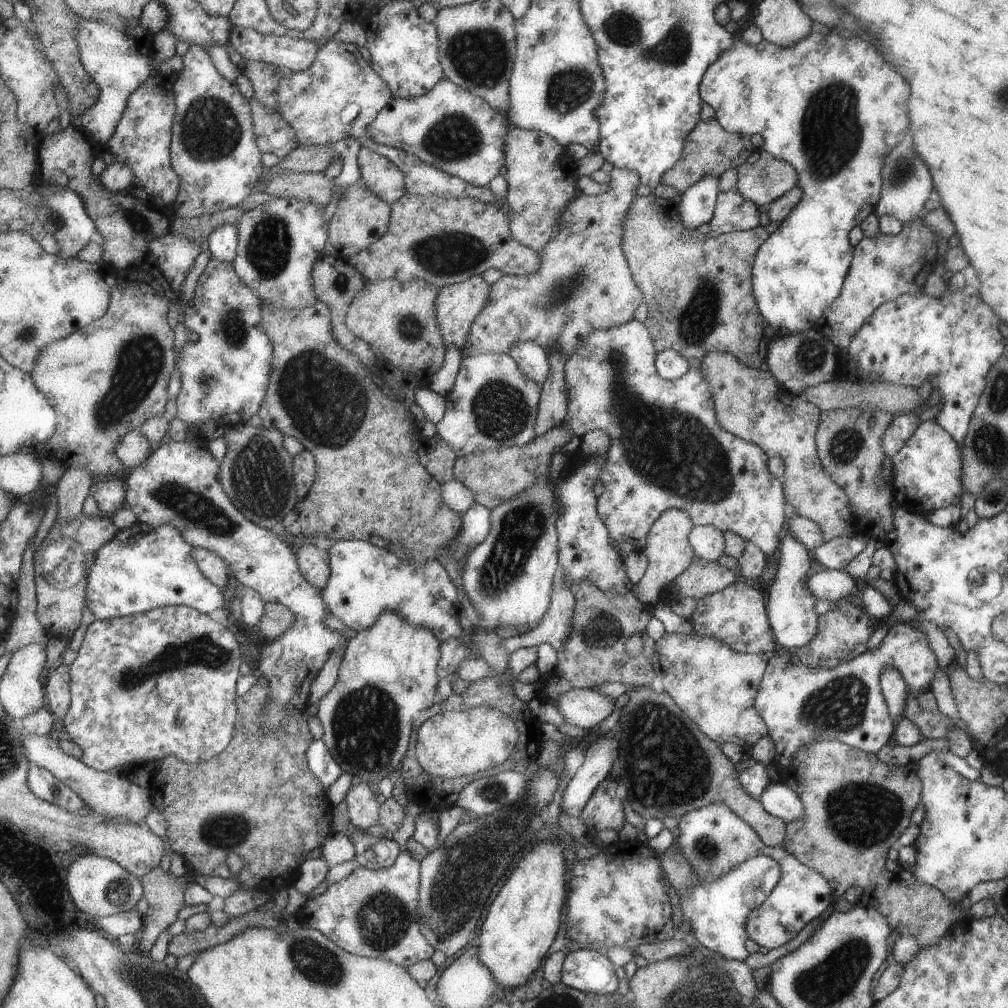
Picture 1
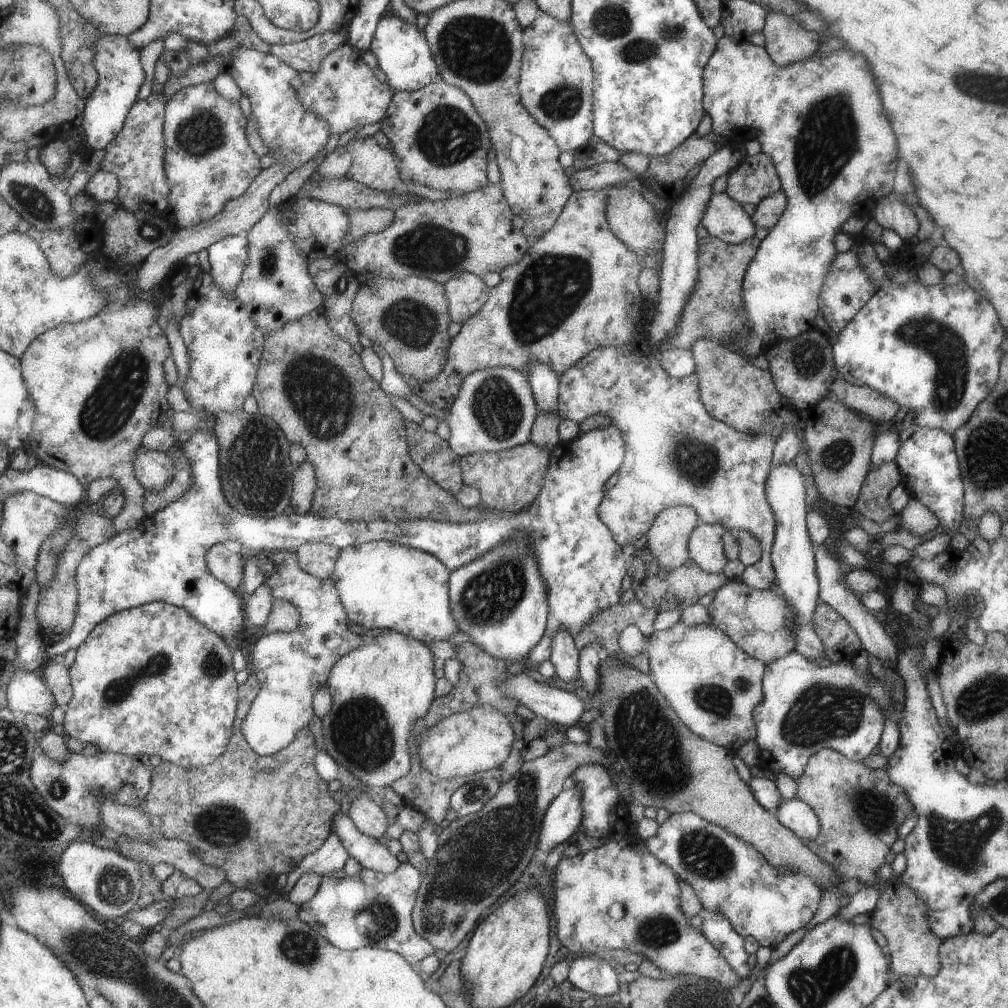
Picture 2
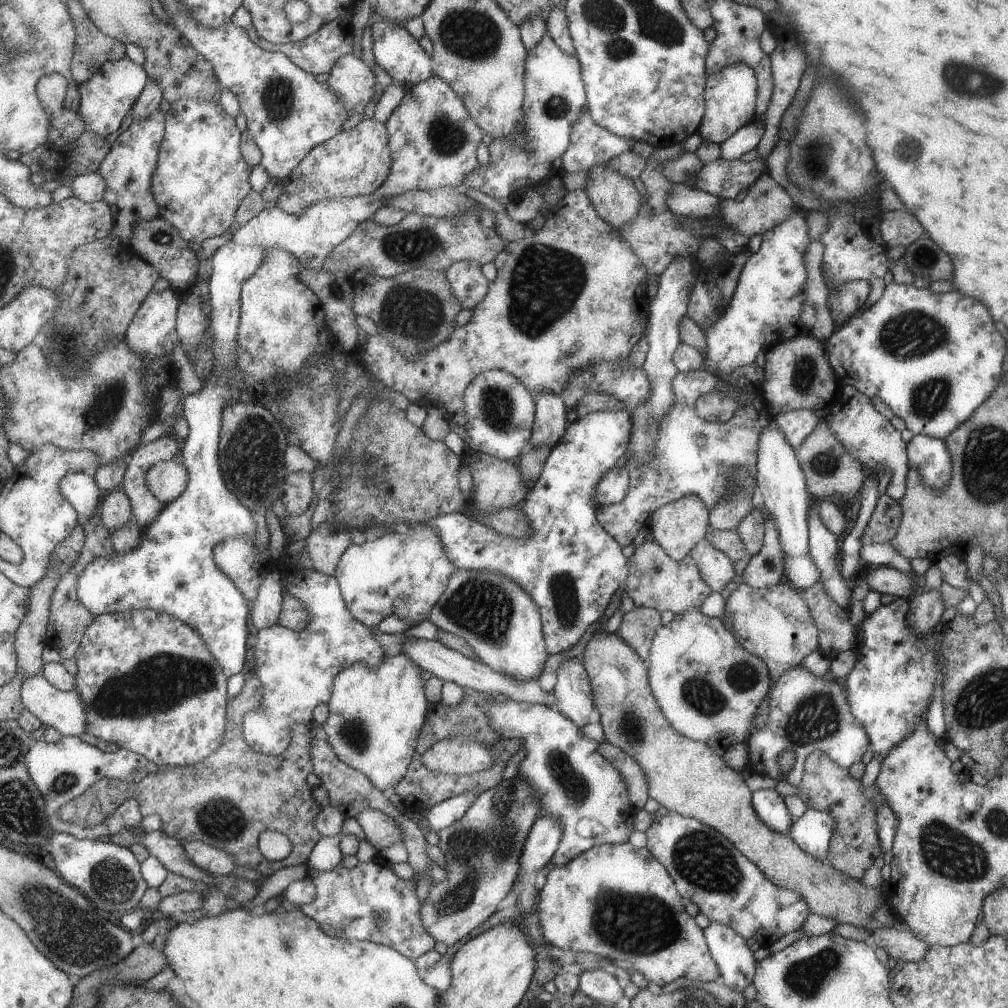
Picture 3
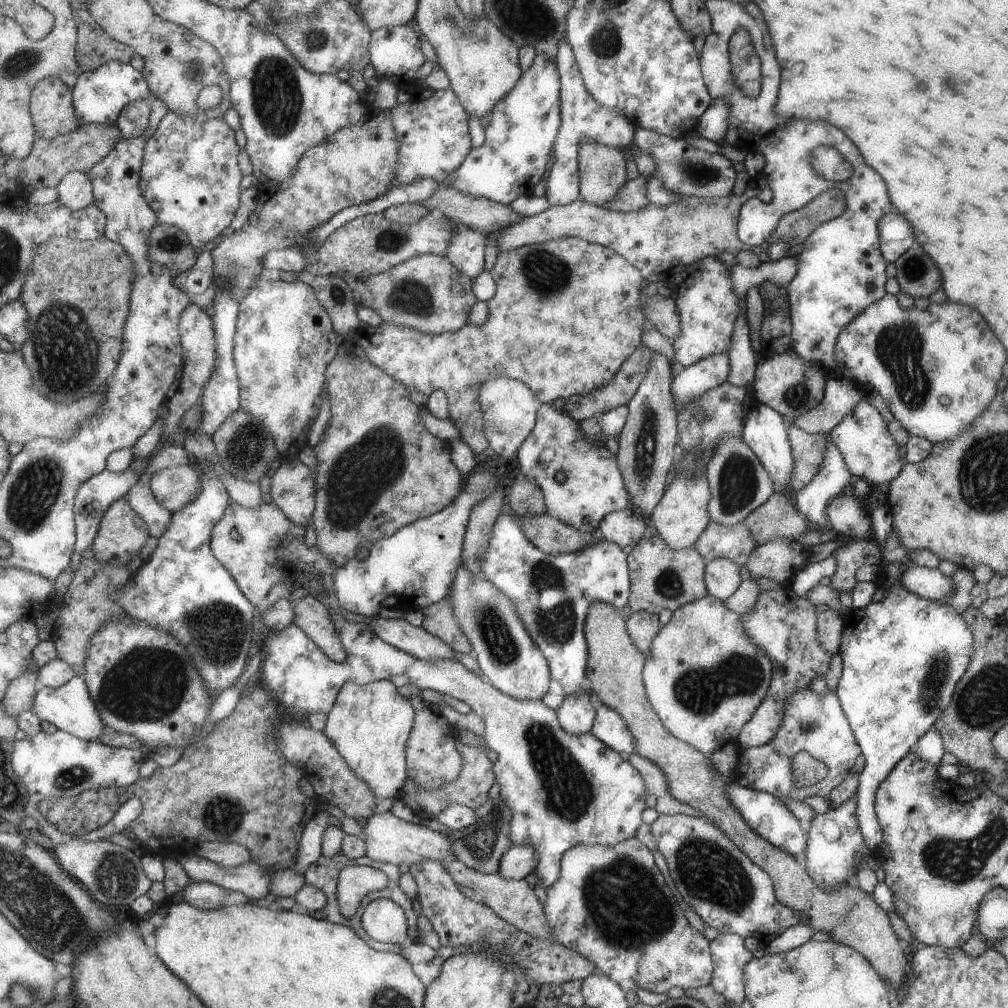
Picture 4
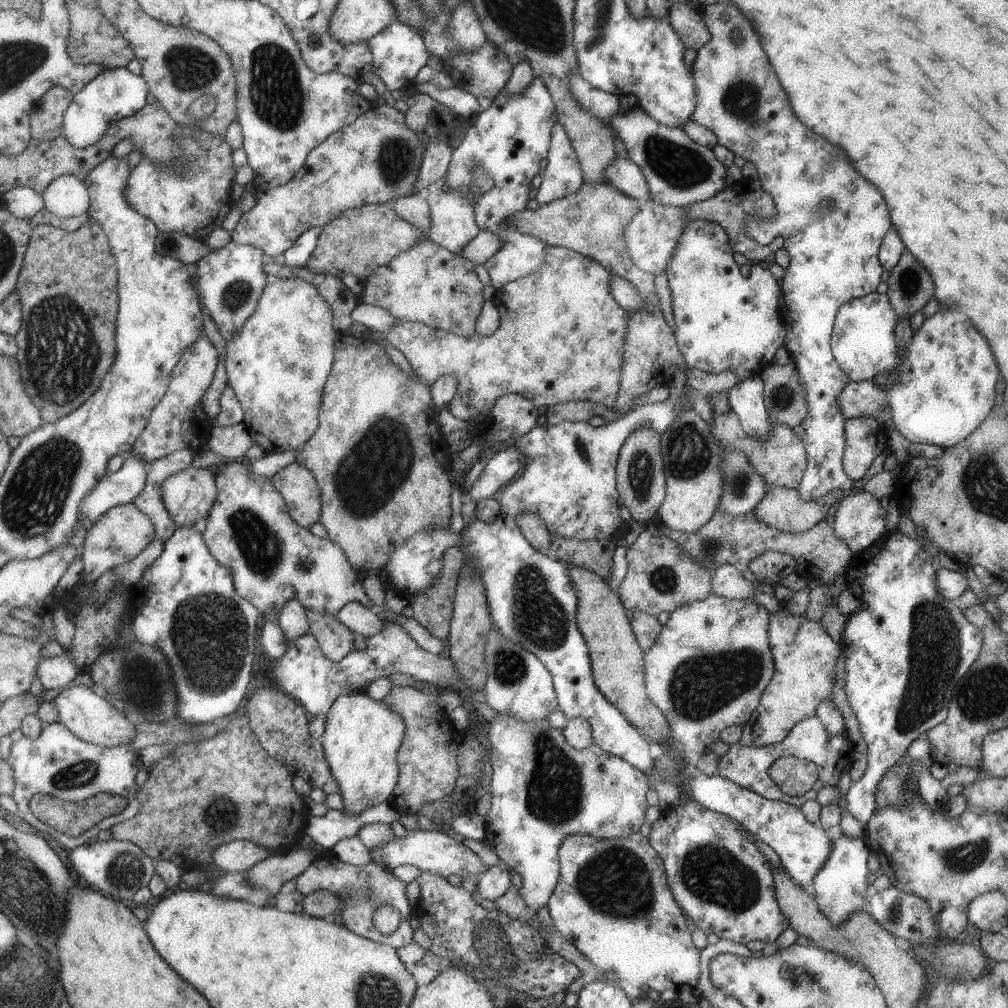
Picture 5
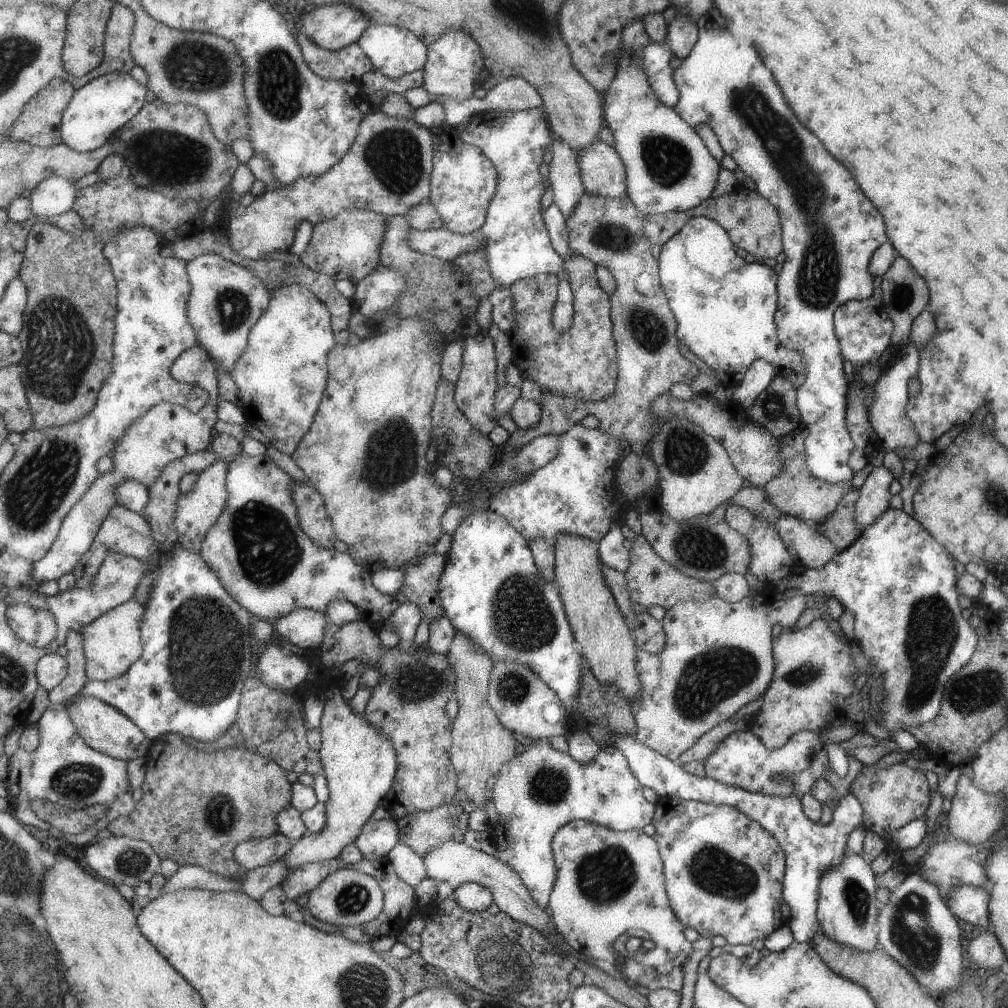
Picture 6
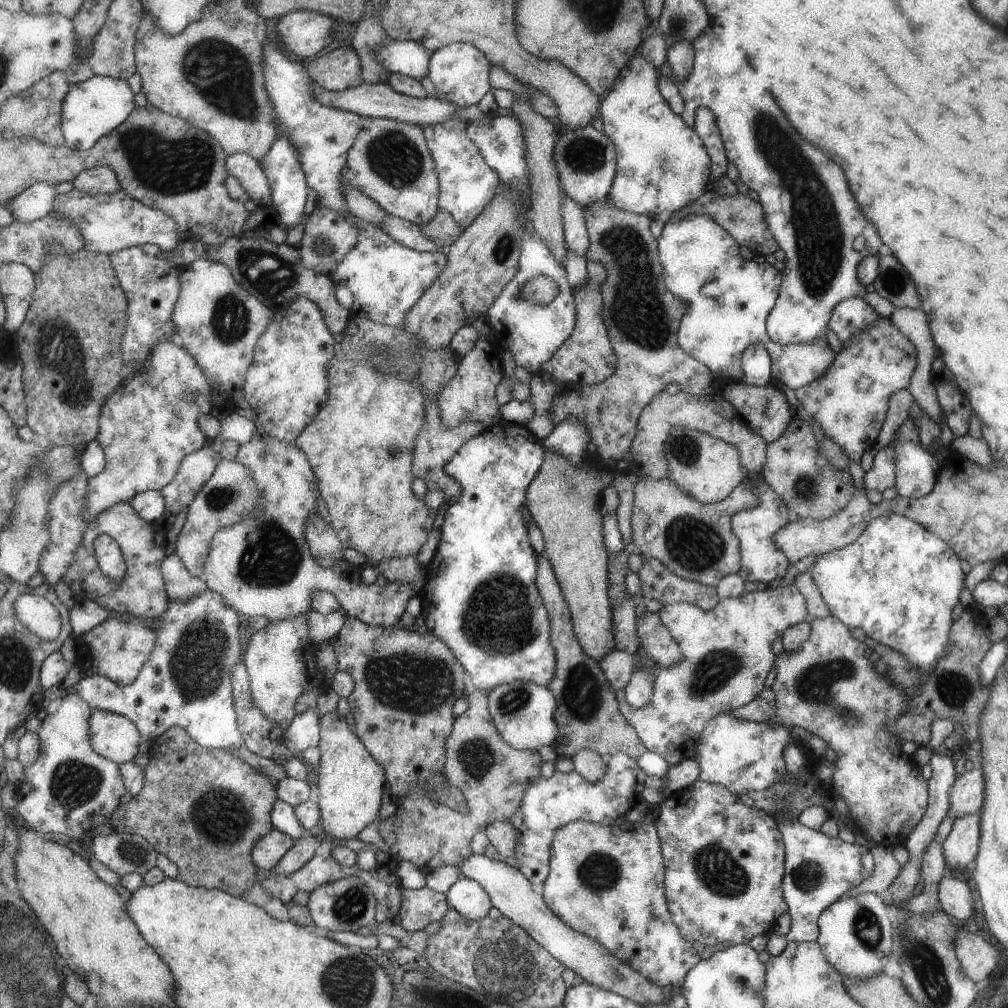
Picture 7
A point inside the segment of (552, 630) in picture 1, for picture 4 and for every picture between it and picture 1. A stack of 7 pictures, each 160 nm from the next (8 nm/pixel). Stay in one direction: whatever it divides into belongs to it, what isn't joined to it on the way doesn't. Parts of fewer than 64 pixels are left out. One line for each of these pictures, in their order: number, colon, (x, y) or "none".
2: (564, 656)
3: (572, 696)
4: (575, 714)

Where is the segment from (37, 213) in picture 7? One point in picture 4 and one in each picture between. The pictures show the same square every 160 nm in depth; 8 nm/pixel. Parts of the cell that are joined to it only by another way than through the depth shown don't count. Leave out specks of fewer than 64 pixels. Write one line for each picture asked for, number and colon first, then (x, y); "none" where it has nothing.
4: (76, 190)
5: (67, 196)
6: (53, 196)

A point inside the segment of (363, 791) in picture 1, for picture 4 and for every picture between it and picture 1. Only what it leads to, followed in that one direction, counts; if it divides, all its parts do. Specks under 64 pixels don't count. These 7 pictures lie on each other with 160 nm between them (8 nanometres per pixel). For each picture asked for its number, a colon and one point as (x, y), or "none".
2: (367, 817)
3: (380, 830)
4: (388, 839)

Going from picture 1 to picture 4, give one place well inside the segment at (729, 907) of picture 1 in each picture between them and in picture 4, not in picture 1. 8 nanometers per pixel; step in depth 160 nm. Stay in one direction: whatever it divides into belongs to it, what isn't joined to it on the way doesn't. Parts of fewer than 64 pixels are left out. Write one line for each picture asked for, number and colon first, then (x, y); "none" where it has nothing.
2: (715, 927)
3: (735, 962)
4: (728, 954)

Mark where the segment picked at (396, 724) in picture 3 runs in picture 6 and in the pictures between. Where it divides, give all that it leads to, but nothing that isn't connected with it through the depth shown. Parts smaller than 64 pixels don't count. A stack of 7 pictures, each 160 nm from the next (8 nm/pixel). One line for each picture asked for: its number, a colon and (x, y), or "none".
4: (368, 726)
5: (361, 739)
6: (359, 763)

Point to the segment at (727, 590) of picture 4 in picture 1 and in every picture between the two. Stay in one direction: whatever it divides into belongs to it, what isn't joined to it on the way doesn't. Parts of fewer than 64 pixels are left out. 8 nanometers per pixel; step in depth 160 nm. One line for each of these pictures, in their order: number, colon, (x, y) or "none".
1: (707, 542)
2: (705, 544)
3: (715, 568)

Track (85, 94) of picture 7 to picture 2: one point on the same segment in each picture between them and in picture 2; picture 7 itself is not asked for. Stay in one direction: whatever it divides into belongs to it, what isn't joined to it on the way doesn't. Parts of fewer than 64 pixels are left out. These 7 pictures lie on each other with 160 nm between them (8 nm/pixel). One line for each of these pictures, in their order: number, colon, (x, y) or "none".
2: (121, 73)
3: (107, 98)
4: (100, 96)
5: (115, 94)
6: (100, 108)

